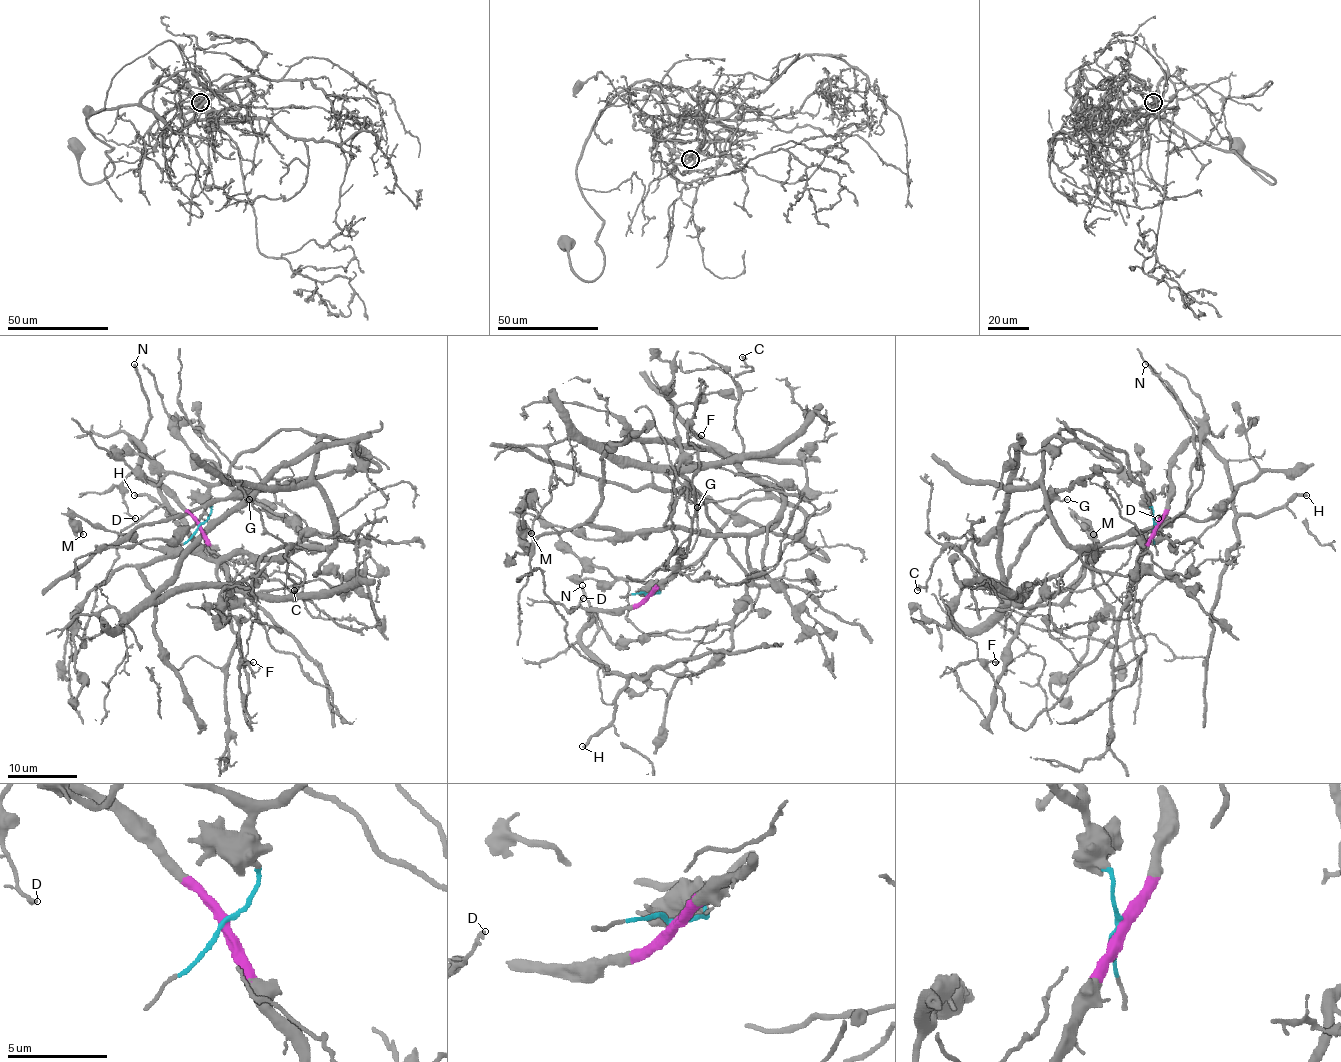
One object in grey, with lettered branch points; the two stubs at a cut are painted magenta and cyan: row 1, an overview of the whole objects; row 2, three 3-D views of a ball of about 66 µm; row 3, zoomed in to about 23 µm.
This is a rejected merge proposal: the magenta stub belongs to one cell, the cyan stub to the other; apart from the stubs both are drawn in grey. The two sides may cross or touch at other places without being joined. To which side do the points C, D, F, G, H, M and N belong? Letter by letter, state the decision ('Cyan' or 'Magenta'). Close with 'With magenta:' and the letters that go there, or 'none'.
C: Cyan
D: Magenta
F: Magenta
G: Cyan
H: Magenta
M: Cyan
N: Magenta
With magenta: D, F, H, N

